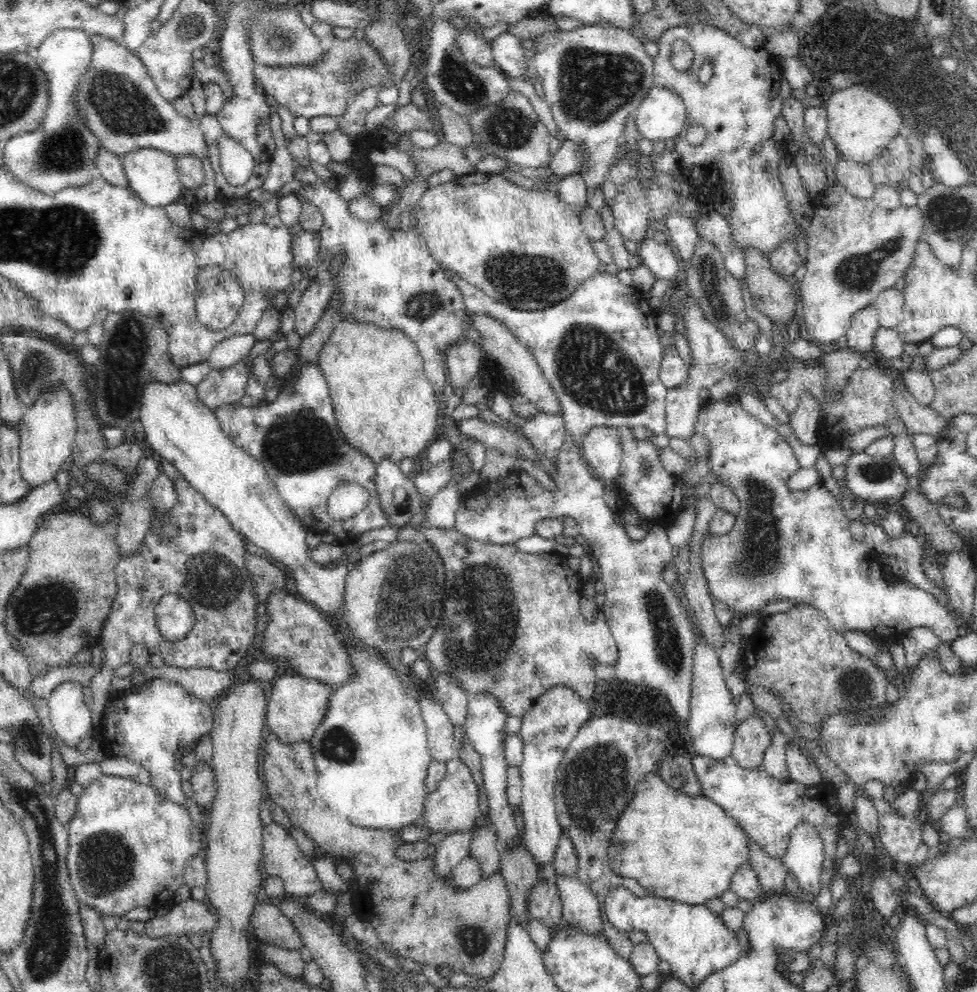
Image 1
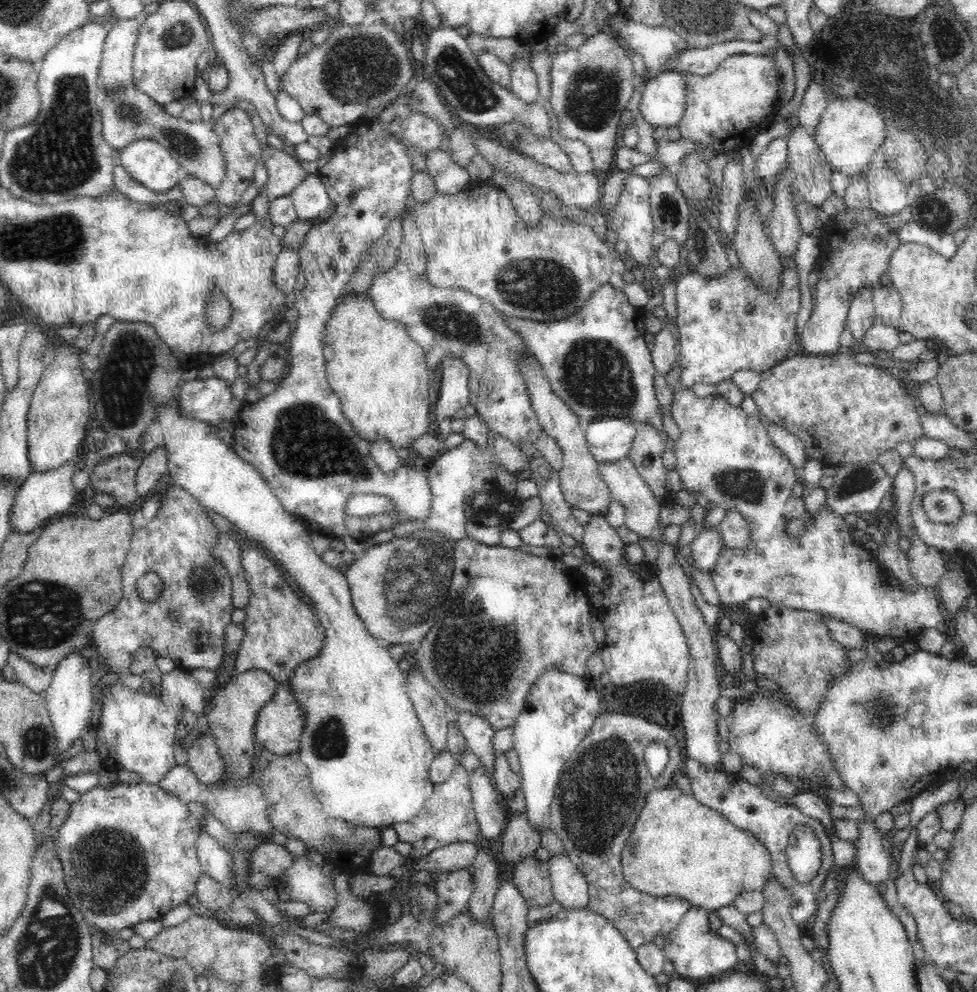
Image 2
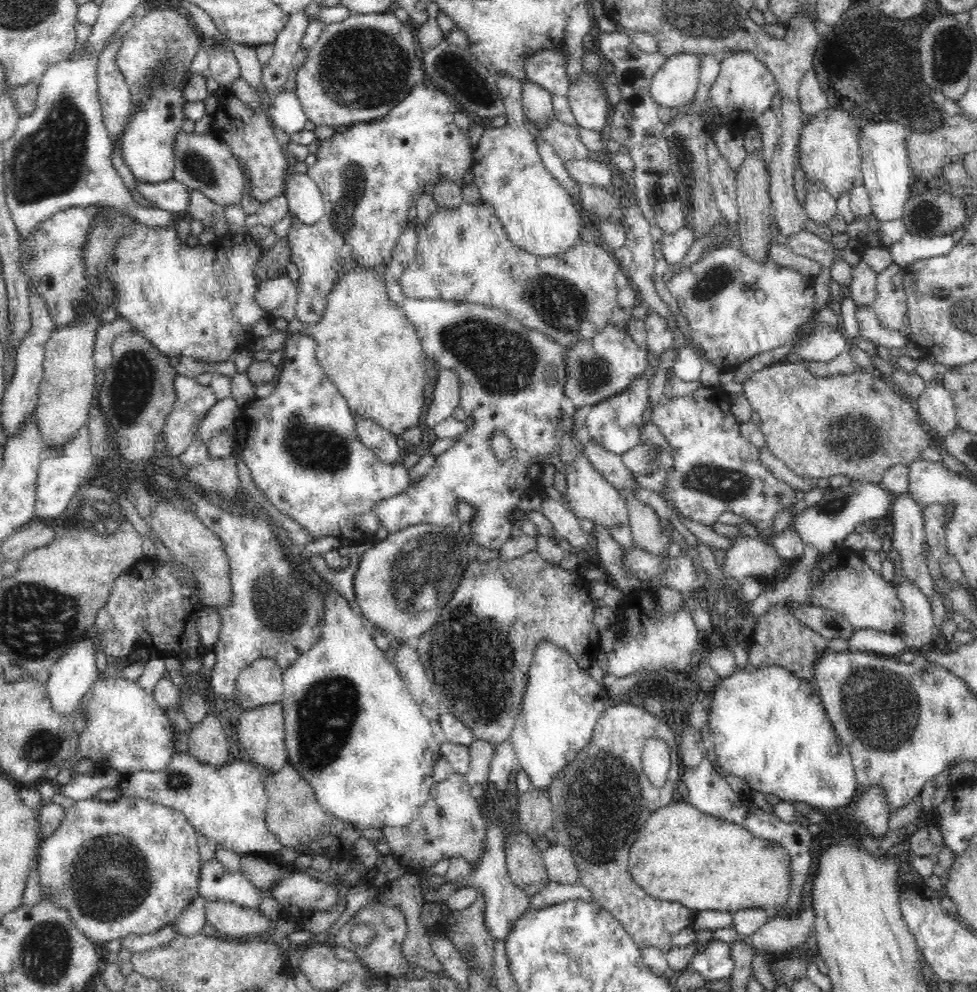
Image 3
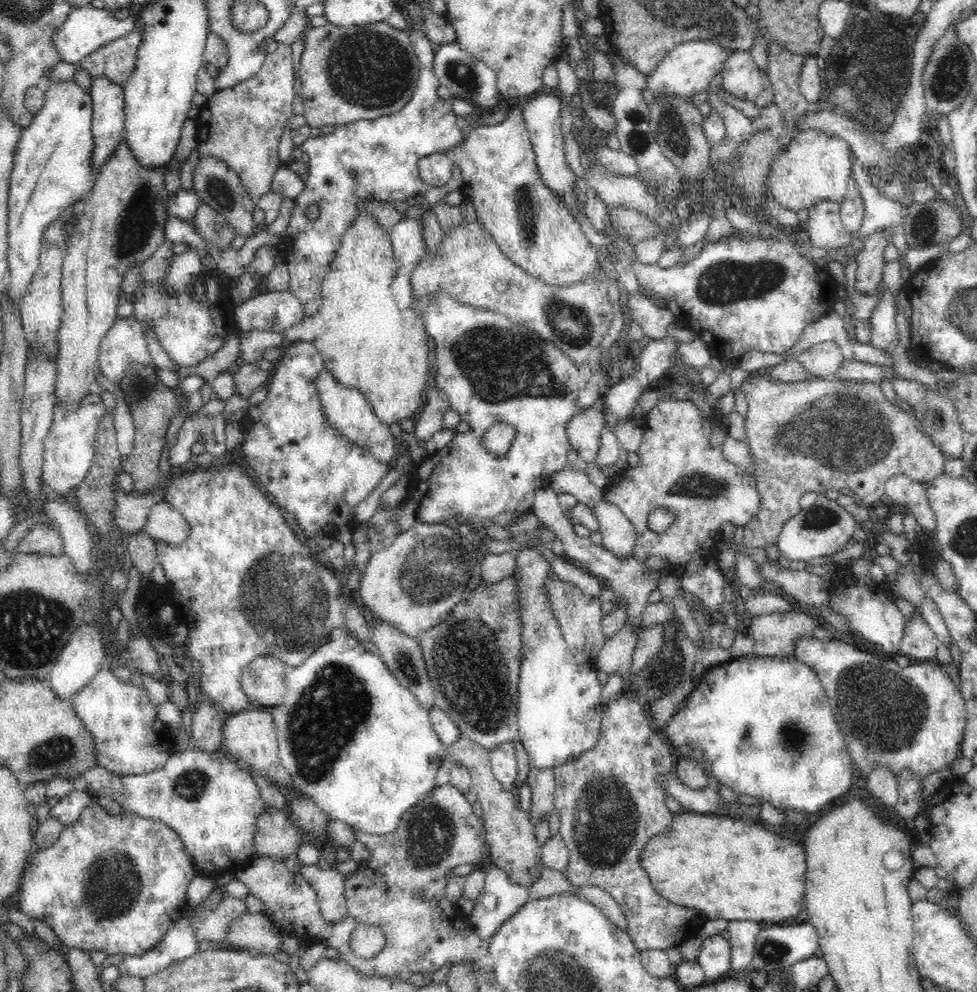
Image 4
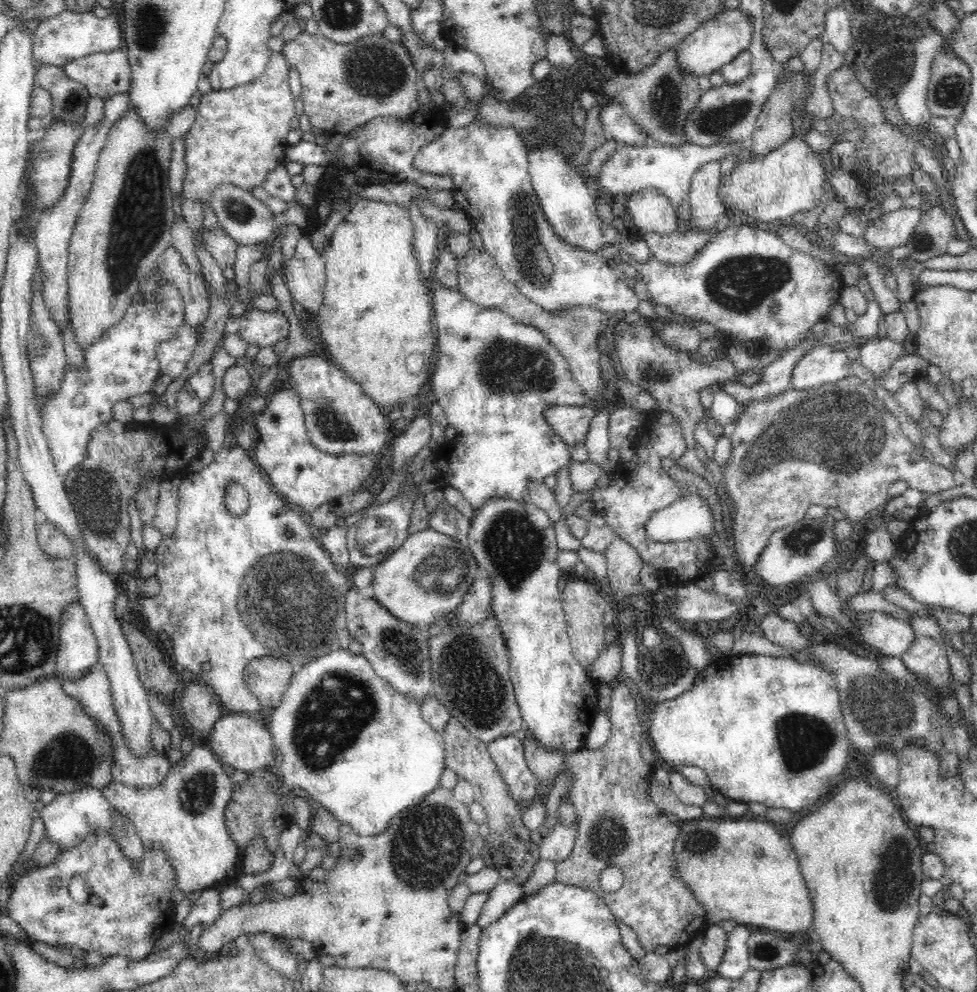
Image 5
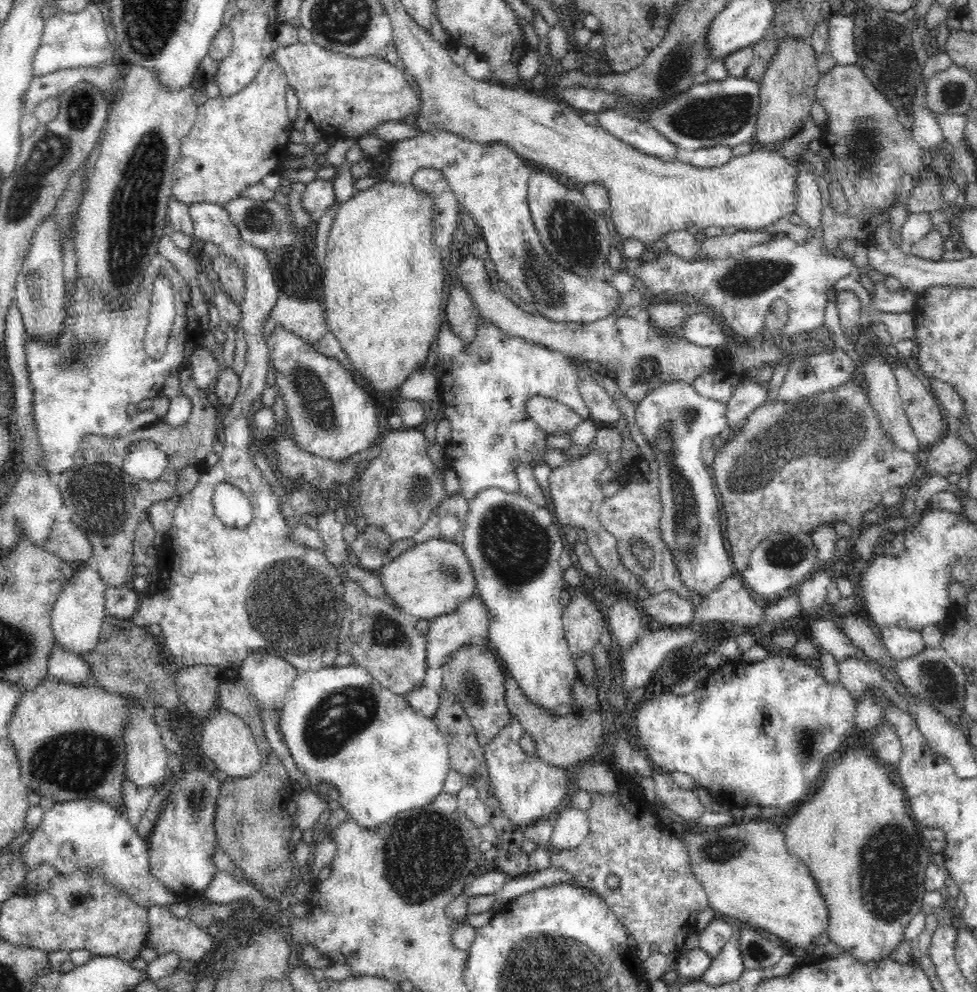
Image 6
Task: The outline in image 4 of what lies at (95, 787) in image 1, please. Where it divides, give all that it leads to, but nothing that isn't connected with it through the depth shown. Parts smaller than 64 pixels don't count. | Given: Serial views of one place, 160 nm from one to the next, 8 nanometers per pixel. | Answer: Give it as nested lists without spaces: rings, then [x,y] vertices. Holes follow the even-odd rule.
[[[98,802],[88,803],[84,810],[73,823],[66,825],[60,832],[56,842],[52,843],[44,850],[34,850],[33,859],[23,874],[19,893],[16,894],[14,902],[17,902],[19,910],[32,921],[42,920],[46,926],[54,931],[54,934],[61,938],[68,946],[88,951],[103,950],[110,957],[121,957],[128,955],[140,955],[148,952],[152,946],[160,942],[163,936],[170,930],[170,927],[182,918],[182,915],[189,908],[187,901],[187,888],[190,882],[197,876],[194,863],[191,862],[190,853],[180,838],[178,831],[174,827],[163,822],[162,819],[146,817],[144,815],[132,813],[132,811],[122,810],[122,814],[108,814]]]

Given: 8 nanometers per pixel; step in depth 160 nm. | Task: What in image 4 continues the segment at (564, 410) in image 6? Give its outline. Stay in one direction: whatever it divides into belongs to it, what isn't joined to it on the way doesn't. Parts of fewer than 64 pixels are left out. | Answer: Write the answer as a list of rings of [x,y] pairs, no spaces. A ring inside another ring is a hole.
[[[600,408],[579,409],[567,422],[568,440],[571,448],[579,454],[580,464],[594,463],[599,456],[603,428],[604,416]]]

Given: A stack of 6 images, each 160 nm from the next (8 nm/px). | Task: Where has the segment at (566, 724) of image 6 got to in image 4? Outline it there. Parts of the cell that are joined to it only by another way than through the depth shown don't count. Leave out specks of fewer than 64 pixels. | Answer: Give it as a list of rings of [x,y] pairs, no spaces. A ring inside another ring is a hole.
[[[532,764],[526,782],[532,791],[530,820],[534,826],[541,818],[550,816],[555,810],[555,778],[553,769],[536,769]]]

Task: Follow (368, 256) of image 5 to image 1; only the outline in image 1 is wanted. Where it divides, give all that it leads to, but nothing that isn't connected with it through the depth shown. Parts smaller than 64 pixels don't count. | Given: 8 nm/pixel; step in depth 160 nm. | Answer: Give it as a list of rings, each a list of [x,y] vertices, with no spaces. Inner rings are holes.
[[[340,320],[336,322],[330,338],[320,351],[318,365],[329,388],[336,426],[341,436],[353,450],[370,458],[372,464],[378,466],[380,461],[386,460],[384,456],[392,456],[392,461],[396,464],[400,463],[402,456],[418,456],[430,444],[434,432],[439,432],[436,410],[440,399],[434,398],[434,387],[425,374],[417,344],[402,331]]]

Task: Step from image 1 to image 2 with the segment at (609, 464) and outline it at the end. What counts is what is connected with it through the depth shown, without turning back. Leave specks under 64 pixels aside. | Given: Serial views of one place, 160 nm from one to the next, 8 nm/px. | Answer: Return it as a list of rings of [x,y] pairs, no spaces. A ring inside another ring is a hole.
[[[624,417],[596,418],[585,426],[588,450],[598,465],[611,464],[628,456],[637,432],[637,424]]]

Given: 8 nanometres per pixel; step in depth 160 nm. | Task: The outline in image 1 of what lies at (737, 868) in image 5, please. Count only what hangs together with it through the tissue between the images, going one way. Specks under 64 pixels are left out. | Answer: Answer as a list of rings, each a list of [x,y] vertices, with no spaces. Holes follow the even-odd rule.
[[[651,771],[646,775],[642,775],[640,782],[636,784],[636,792],[634,792],[634,796],[632,796],[632,802],[628,802],[628,806],[622,810],[622,814],[620,814],[620,818],[618,818],[618,824],[616,824],[616,830],[614,830],[614,834],[612,834],[610,846],[608,846],[608,864],[614,874],[623,879],[636,880],[638,885],[642,886],[642,889],[646,891],[646,895],[648,896],[668,898],[676,902],[691,905],[705,903],[706,900],[710,900],[710,898],[721,898],[726,890],[731,889],[732,878],[734,876],[733,872],[744,862],[750,863],[750,845],[748,845],[748,838],[745,832],[737,821],[731,816],[728,816],[721,806],[718,806],[710,799],[703,795],[687,795],[686,793],[673,789],[657,772]]]

